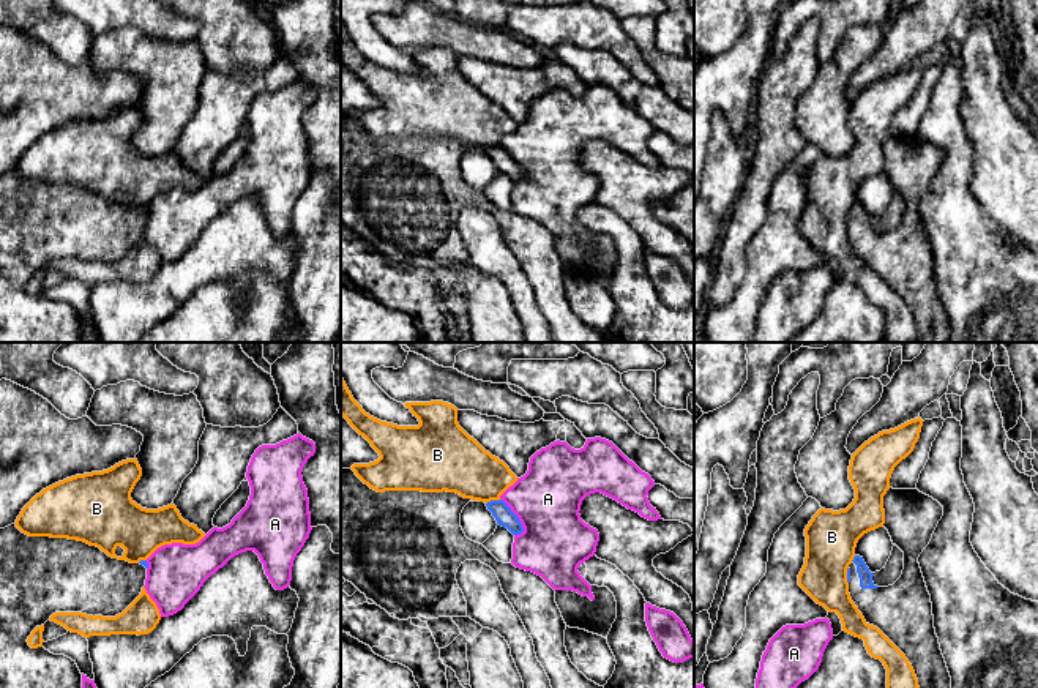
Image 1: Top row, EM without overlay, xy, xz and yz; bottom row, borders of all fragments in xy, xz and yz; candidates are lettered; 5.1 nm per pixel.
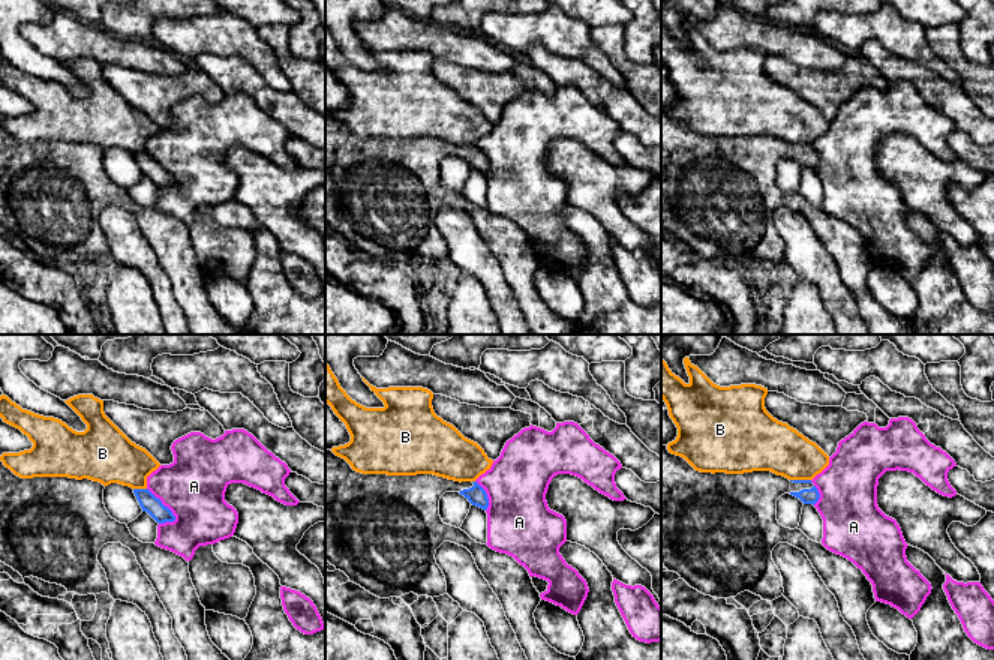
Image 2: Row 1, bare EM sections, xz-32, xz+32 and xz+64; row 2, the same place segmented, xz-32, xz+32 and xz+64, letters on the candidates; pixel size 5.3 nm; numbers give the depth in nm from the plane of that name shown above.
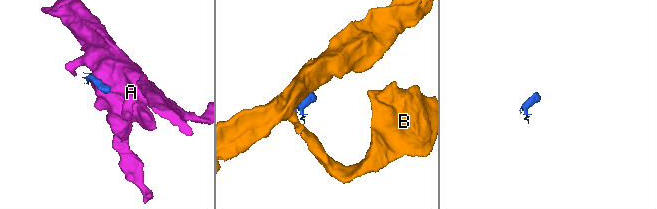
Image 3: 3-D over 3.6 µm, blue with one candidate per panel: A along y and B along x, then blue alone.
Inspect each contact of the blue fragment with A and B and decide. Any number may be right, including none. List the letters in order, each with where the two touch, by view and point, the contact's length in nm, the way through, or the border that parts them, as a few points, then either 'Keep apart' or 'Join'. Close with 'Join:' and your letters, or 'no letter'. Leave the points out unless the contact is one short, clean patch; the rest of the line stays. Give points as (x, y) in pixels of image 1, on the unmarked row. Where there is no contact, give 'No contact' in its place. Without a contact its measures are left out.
A: Touches blue at xz (516, 163). Shared border 220 nm. Keep apart
B: Touches blue at xz (492, 147). Shared border 80 nm. Keep apart
Join: no letter

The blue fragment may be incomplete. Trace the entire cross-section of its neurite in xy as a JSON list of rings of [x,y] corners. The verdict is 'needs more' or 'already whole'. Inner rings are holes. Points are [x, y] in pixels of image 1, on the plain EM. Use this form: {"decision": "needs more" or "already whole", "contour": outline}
{"decision": "needs more", "contour": [[[16,170],[0,175],[0,342],[84,342],[82,320],[76,308],[65,301],[54,301],[44,294],[32,295],[27,286],[55,259],[82,259],[93,264],[121,260],[140,241],[147,215],[147,207],[129,210],[112,205],[84,188],[28,183]]]}

